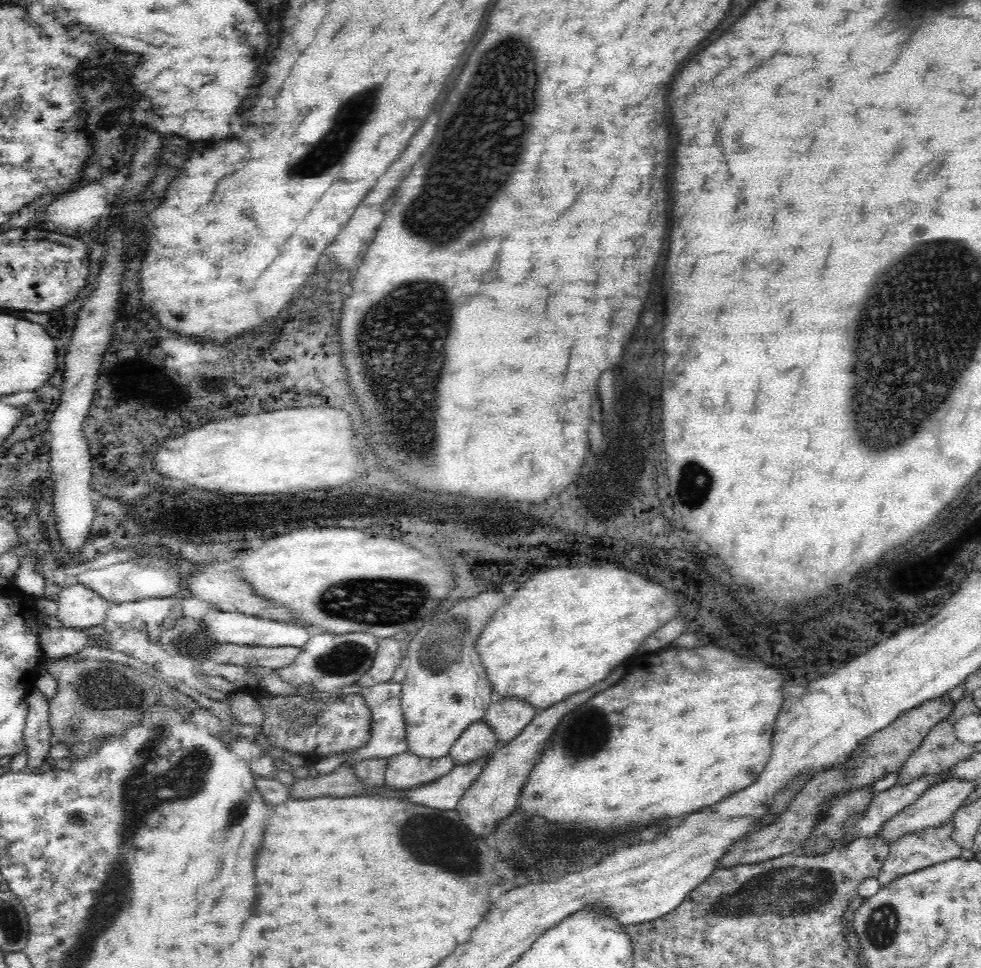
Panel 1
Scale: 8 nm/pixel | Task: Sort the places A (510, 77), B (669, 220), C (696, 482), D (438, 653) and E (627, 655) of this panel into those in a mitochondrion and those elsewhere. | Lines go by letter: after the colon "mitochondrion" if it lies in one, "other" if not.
A: mitochondrion
B: other
C: mitochondrion
D: mitochondrion
E: other

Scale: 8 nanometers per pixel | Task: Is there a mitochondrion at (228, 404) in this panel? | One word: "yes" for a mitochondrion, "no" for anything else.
no

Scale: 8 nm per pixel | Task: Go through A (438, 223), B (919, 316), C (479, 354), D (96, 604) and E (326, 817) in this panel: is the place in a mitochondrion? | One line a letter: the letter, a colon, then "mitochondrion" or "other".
A: mitochondrion
B: mitochondrion
C: other
D: other
E: other

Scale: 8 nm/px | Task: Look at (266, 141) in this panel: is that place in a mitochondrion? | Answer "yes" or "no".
no

